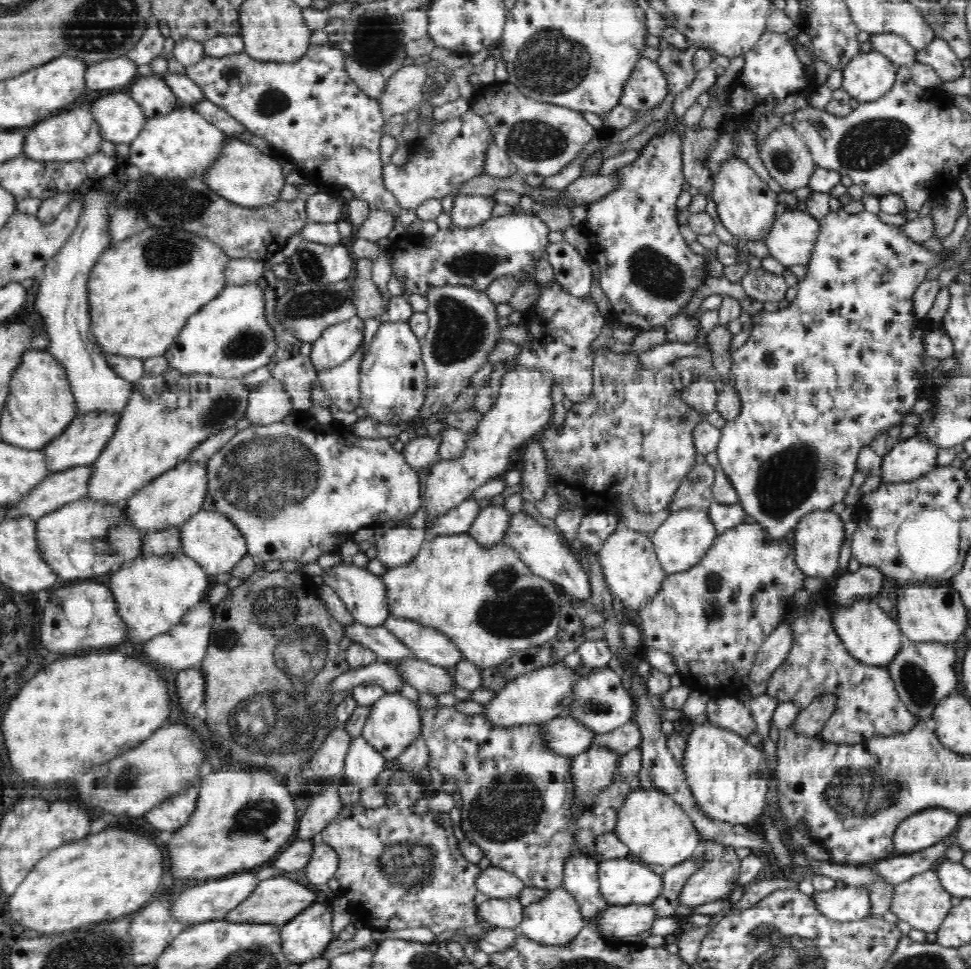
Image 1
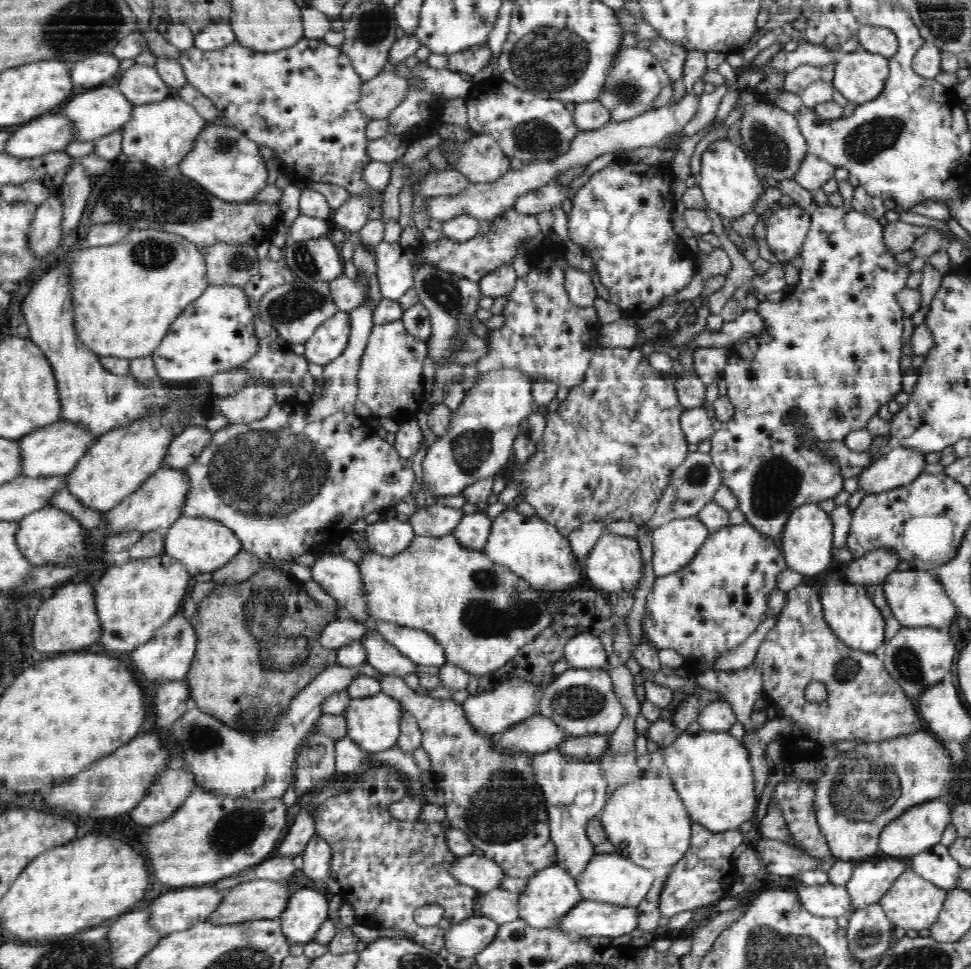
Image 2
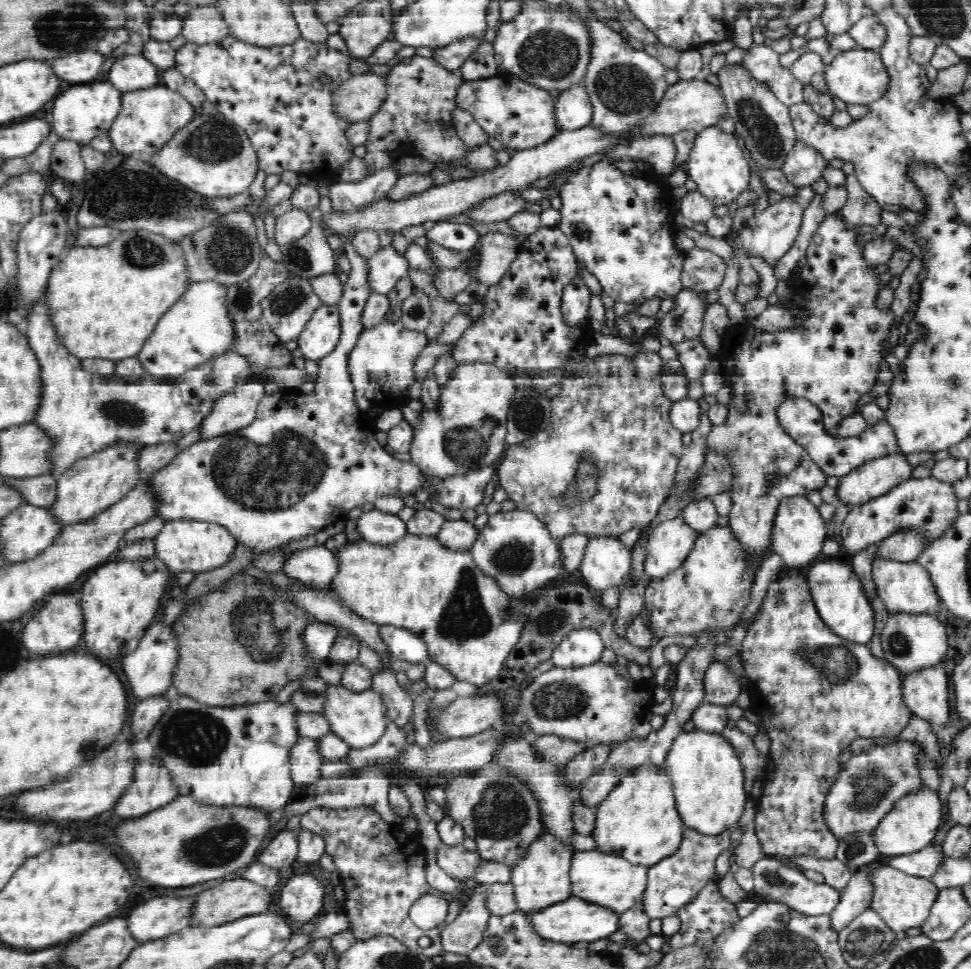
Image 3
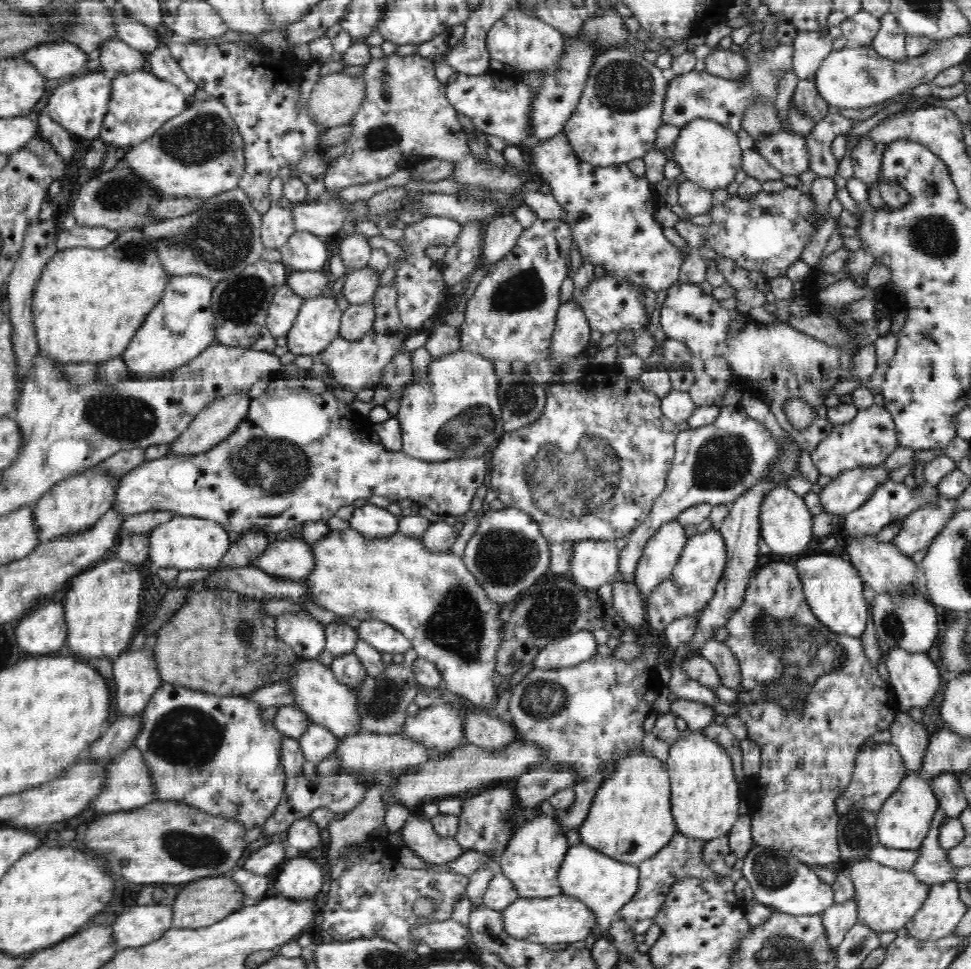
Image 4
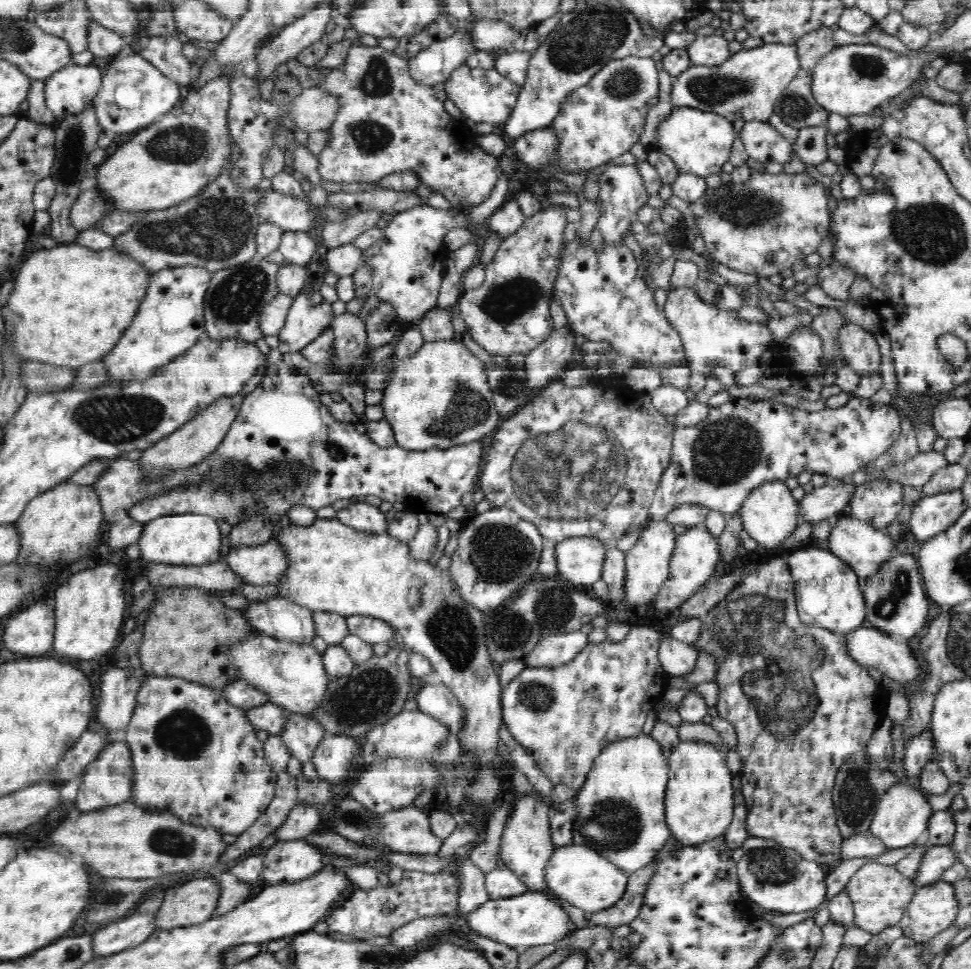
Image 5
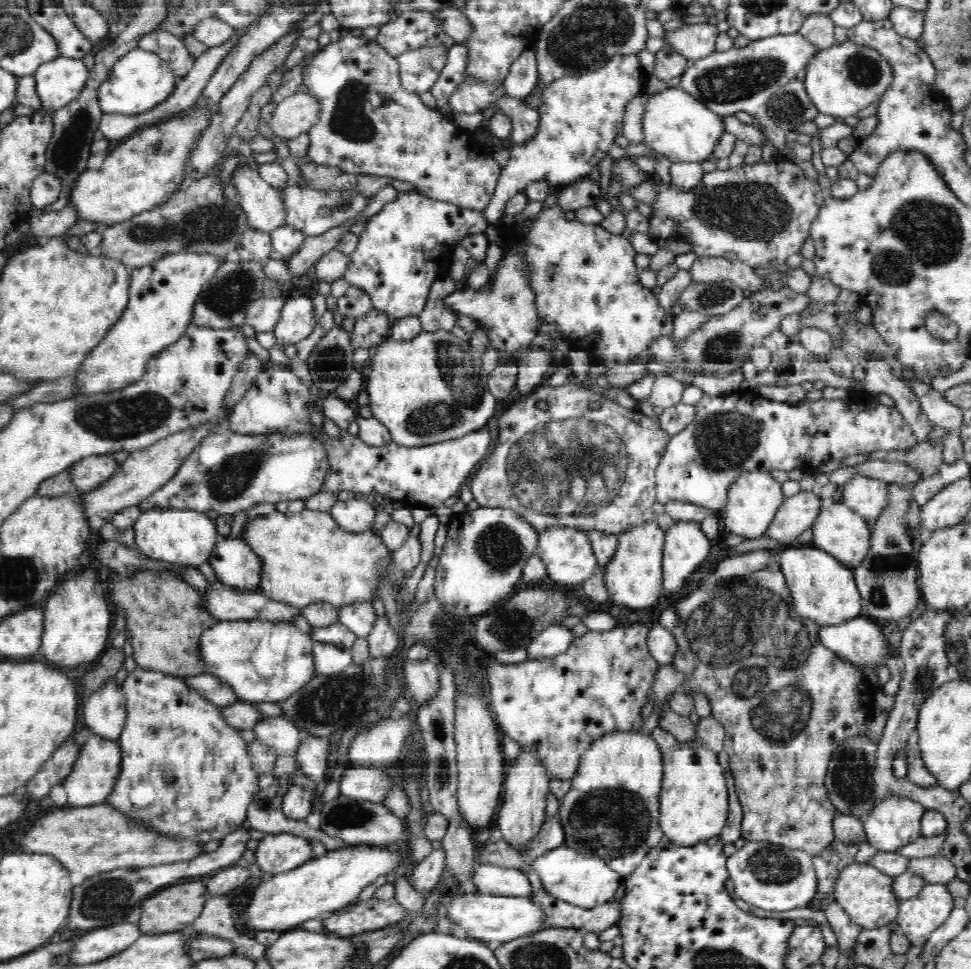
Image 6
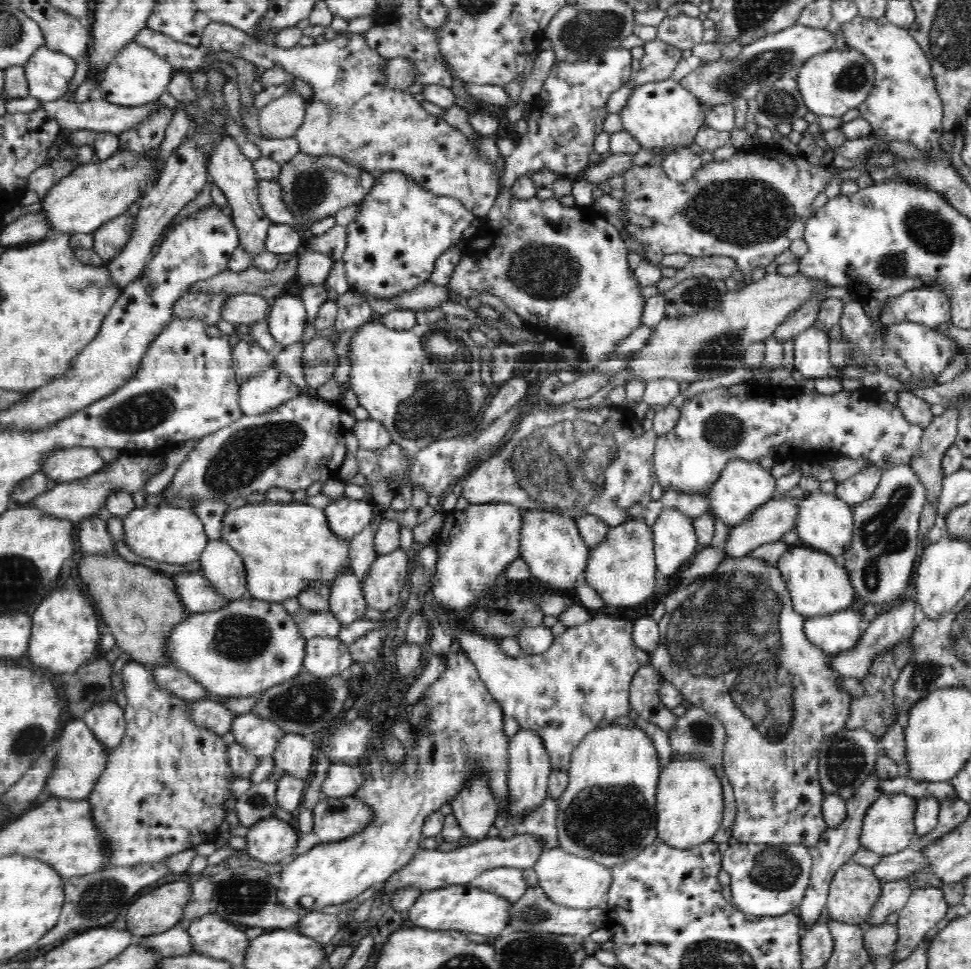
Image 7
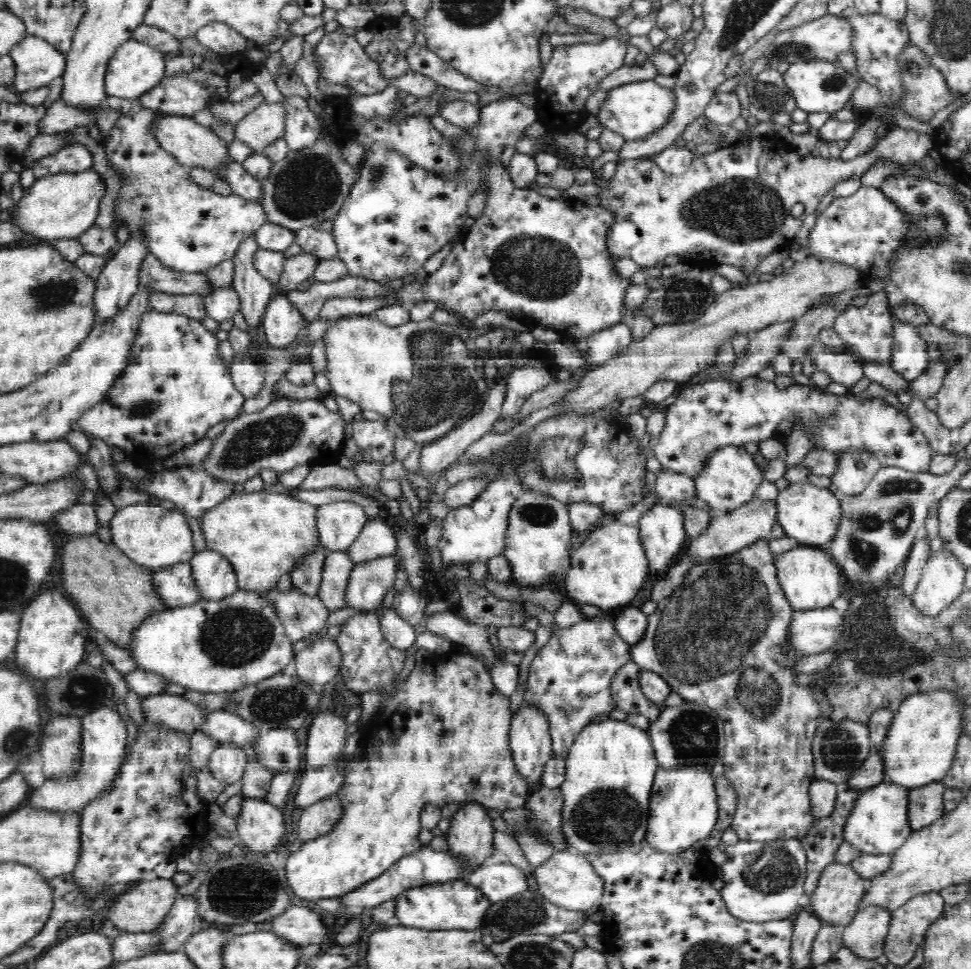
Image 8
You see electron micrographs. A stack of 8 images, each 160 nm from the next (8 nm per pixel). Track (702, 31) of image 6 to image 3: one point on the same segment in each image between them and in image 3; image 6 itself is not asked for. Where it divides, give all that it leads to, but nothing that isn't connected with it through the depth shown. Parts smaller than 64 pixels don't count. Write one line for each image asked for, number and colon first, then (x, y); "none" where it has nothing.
3: (763, 122)
4: (731, 63)
5: (711, 50)

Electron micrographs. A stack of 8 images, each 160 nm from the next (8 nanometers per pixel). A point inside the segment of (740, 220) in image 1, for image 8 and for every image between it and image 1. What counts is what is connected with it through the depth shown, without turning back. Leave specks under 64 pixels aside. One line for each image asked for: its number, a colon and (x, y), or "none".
2: (727, 180)
3: (719, 167)
4: (708, 153)
5: (699, 143)
6: (674, 124)
7: (661, 114)
8: (639, 109)

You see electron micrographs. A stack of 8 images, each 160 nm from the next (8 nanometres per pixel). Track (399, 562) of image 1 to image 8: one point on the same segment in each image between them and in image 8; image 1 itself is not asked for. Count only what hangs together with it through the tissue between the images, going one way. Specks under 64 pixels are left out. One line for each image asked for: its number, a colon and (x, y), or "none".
2: (388, 537)
3: (374, 526)
4: (374, 522)
5: (361, 516)
6: (357, 515)
7: (347, 517)
8: (339, 523)

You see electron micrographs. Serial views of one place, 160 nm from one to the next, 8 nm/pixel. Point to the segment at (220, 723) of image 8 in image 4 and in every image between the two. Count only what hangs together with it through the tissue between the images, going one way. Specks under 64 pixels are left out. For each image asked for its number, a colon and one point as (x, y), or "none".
4: (317, 742)
5: (302, 735)
6: (280, 734)
7: (259, 737)

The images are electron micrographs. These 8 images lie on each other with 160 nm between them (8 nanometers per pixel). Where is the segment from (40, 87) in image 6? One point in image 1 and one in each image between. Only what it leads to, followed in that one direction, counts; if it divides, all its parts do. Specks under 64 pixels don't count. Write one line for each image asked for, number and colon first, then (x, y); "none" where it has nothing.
1: (121, 118)
2: (95, 113)
3: (79, 114)
4: (79, 106)
5: (66, 92)

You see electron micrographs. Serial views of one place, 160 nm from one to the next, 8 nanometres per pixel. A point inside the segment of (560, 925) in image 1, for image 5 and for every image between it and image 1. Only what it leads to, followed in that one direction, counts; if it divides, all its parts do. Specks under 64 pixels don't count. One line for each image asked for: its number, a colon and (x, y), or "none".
2: (547, 899)
3: (541, 880)
4: (533, 858)
5: (526, 847)

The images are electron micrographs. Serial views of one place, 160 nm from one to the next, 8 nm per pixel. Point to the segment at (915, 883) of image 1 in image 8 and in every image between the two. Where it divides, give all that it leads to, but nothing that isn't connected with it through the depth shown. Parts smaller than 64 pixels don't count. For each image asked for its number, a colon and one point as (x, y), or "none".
2: (912, 902)
3: (903, 901)
4: (887, 898)
5: (879, 892)
6: (867, 895)
7: (855, 890)
8: (837, 899)

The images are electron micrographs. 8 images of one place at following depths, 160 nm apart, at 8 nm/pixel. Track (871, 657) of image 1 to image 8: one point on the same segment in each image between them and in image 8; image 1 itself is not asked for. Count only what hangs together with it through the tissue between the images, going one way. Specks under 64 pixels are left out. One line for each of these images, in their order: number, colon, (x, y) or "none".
2: (852, 615)
3: (843, 605)
4: (833, 589)
5: (827, 591)
6: (823, 590)
7: (819, 584)
8: (809, 577)

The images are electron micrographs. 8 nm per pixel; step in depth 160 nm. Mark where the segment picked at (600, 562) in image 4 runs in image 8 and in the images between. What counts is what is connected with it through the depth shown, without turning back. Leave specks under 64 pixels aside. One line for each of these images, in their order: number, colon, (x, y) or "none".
5: (580, 560)
6: (568, 555)
7: (551, 544)
8: (539, 548)

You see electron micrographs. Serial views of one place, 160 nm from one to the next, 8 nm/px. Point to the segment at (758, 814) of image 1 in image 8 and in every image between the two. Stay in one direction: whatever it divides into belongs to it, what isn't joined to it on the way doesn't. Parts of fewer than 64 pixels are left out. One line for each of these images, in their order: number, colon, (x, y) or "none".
2: (711, 770)
3: (707, 775)
4: (705, 794)
5: (699, 801)
6: (694, 798)
7: (690, 800)
8: (683, 806)

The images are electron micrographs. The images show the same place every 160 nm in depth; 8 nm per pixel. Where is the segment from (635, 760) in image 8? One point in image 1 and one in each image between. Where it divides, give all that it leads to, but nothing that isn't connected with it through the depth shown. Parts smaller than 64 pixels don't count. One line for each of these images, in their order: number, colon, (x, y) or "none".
1: (654, 827)
2: (646, 819)
3: (638, 821)
4: (630, 819)
5: (621, 808)
6: (612, 810)
7: (608, 813)

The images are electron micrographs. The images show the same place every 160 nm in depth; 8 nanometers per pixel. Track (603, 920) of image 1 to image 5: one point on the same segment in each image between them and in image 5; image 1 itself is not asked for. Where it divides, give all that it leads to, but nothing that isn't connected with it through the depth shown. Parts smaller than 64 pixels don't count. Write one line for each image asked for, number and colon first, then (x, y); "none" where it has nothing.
2: (594, 918)
3: (574, 920)
4: (552, 920)
5: (532, 918)

